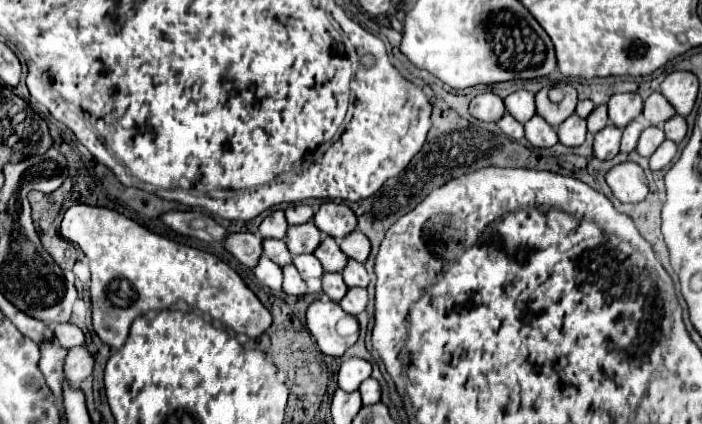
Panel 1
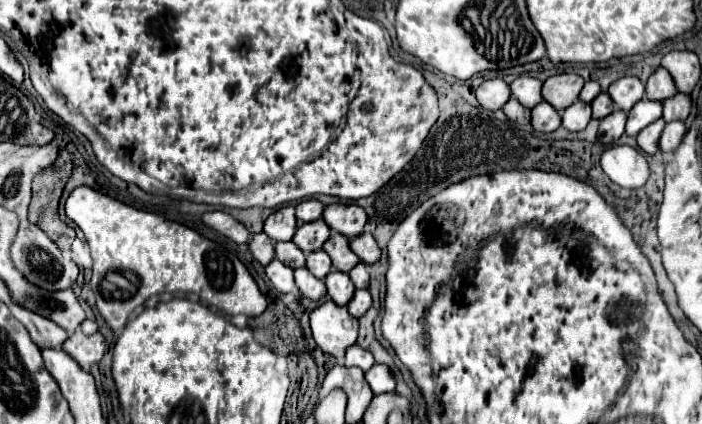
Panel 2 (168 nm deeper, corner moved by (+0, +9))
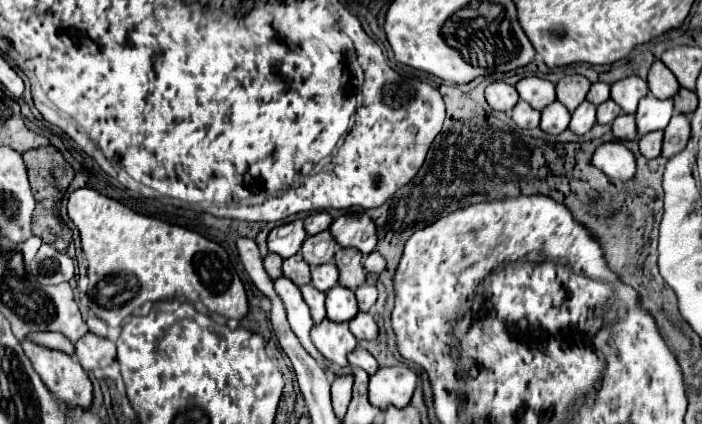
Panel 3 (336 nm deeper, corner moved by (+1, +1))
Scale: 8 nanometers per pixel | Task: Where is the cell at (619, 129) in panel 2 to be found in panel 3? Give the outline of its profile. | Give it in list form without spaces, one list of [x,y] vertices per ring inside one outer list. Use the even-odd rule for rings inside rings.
[[[618,115],[612,123],[612,135],[618,141],[632,141],[636,139],[636,121],[634,115]]]

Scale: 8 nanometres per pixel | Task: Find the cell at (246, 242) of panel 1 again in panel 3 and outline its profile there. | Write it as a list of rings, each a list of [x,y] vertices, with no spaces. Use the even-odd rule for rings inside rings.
[[[268,253],[264,257],[264,269],[272,279],[280,277],[282,275],[282,257],[278,257],[276,253]]]

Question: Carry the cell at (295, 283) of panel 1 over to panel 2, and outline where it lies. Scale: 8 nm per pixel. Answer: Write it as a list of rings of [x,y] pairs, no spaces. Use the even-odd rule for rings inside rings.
[[[295,269],[295,283],[297,283],[301,295],[311,299],[311,301],[319,301],[327,293],[325,283],[321,279],[313,277],[307,269]]]

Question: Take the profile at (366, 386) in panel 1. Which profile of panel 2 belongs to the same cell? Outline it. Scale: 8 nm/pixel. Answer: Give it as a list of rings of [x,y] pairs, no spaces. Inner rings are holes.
[[[373,365],[367,373],[365,373],[365,379],[367,383],[371,385],[373,393],[375,395],[381,395],[381,393],[393,393],[395,391],[395,377],[391,373],[391,369],[387,365]]]

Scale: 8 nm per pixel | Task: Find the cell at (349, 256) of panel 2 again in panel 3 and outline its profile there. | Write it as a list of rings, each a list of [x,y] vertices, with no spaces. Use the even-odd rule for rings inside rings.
[[[338,249],[334,255],[334,263],[340,271],[340,285],[348,289],[356,289],[366,281],[366,273],[362,267],[362,253],[358,249]]]

